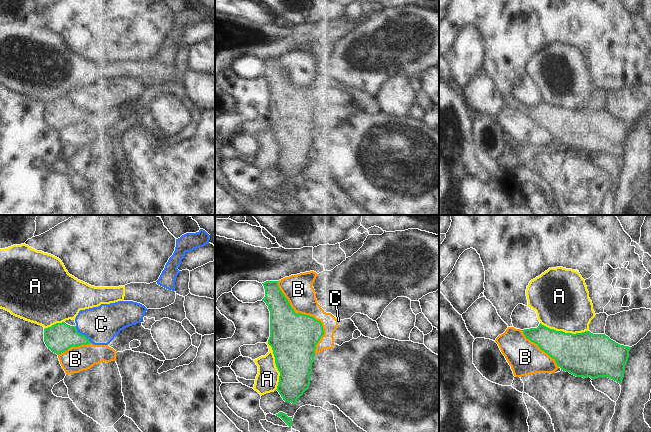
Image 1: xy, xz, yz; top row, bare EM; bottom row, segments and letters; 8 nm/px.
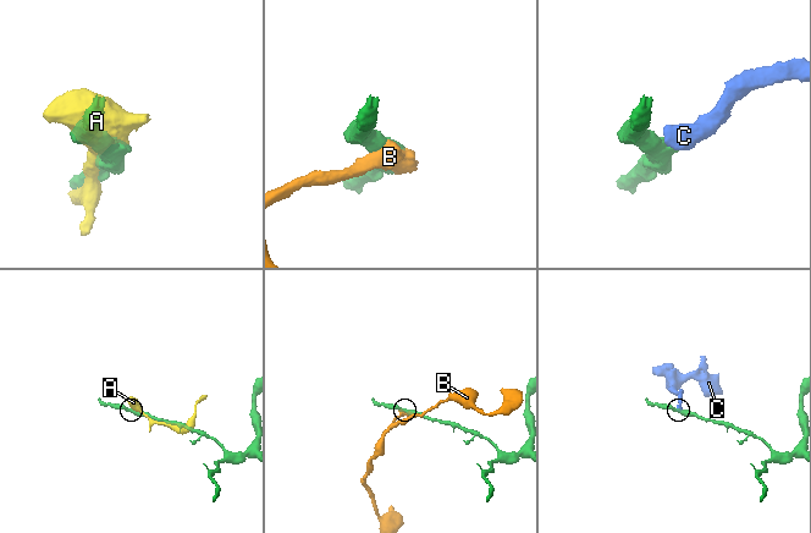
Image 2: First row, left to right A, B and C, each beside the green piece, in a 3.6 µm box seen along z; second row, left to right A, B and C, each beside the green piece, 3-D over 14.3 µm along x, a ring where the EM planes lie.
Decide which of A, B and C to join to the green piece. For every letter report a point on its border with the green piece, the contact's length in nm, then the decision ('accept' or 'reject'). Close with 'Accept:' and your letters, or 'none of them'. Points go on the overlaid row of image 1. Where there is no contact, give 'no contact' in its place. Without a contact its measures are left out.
A: yz (564, 332) | 400 nm | reject
B: xz (308, 315) | 650 nm | reject
C: xy (81, 334) | 190 nm | reject
Accept: none of them

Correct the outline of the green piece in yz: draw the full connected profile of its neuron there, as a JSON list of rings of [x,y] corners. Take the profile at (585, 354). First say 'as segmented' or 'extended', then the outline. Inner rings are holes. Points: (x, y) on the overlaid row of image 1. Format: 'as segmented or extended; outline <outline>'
as segmented; outline [[[541,323],[537,328],[522,331],[527,339],[537,344],[540,350],[553,358],[563,371],[583,378],[608,377],[619,384],[623,380],[631,347],[620,345],[605,334],[593,334],[590,331],[576,334],[565,333],[550,329]]]

